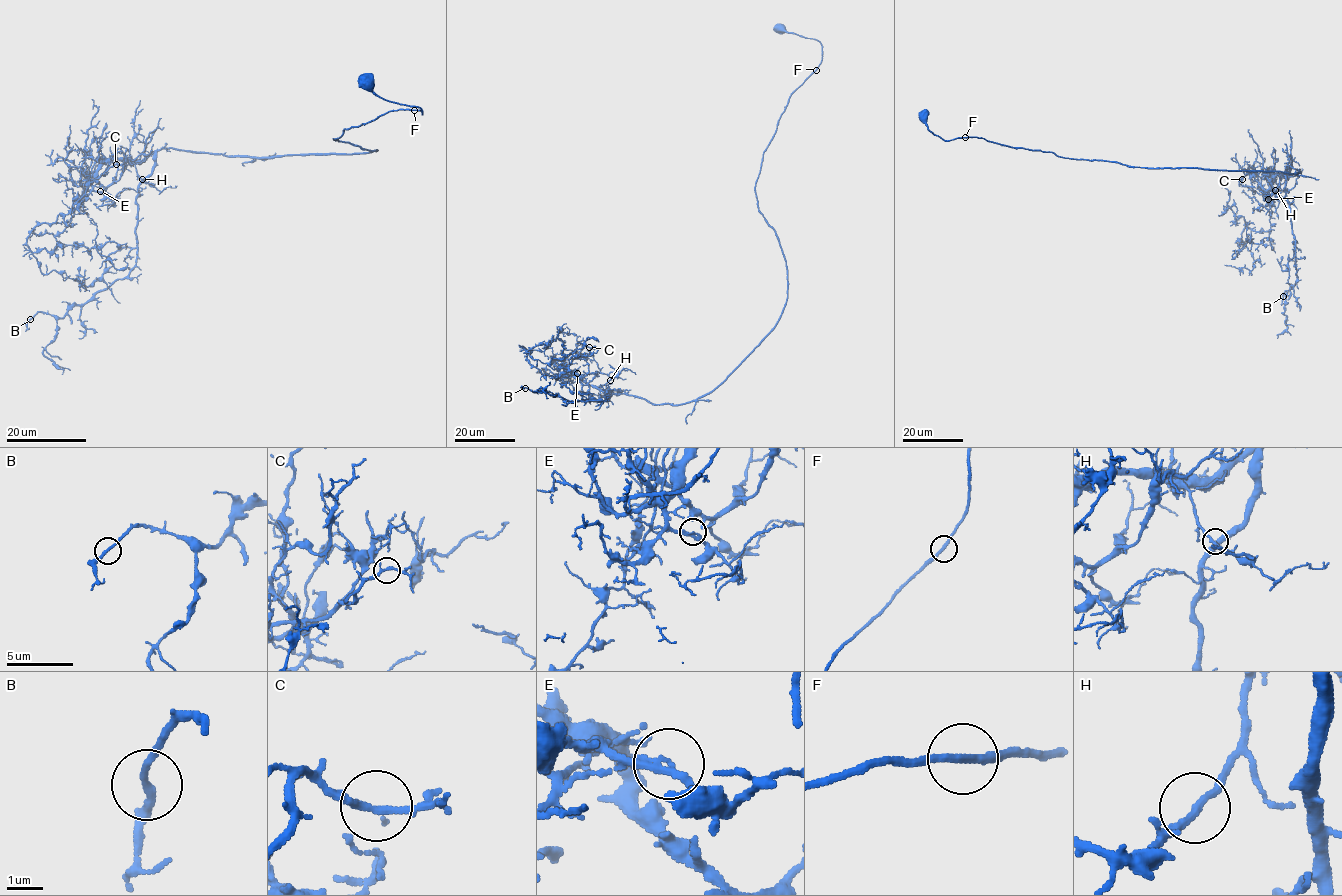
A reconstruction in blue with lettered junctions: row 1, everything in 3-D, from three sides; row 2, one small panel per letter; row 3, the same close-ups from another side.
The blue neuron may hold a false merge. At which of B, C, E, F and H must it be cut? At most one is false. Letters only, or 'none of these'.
E

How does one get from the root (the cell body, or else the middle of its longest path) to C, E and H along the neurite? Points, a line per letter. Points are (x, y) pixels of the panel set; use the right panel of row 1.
C: (925, 115), (945, 140), (982, 137), (1133, 167), (1300, 172), (1289, 166), (1263, 194), (1242, 179)
E: (925, 115), (945, 140), (982, 137), (1133, 167), (1299, 170), (1277, 175), (1268, 199)
H: (925, 115), (928, 128), (945, 140), (982, 137), (1133, 167), (1299, 170), (1289, 166), (1275, 190)

